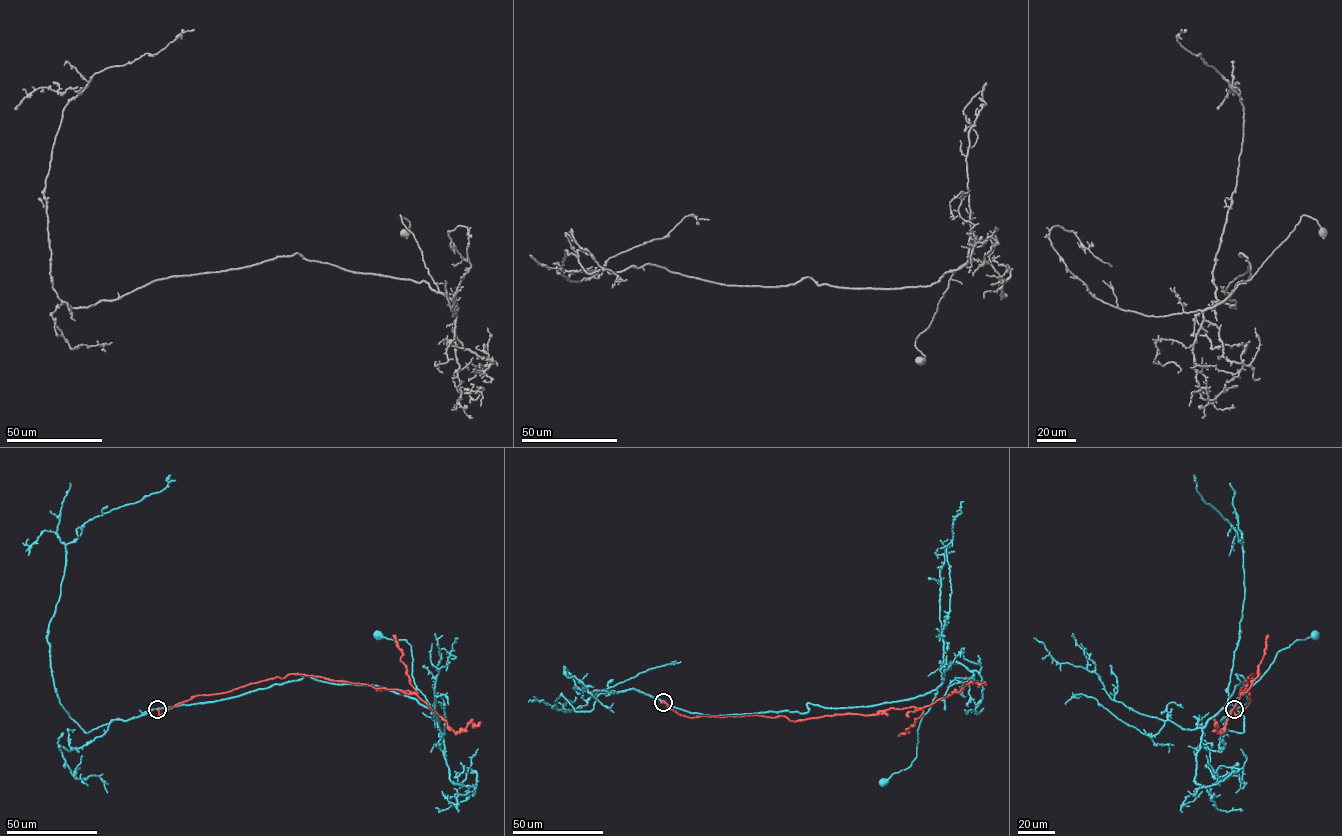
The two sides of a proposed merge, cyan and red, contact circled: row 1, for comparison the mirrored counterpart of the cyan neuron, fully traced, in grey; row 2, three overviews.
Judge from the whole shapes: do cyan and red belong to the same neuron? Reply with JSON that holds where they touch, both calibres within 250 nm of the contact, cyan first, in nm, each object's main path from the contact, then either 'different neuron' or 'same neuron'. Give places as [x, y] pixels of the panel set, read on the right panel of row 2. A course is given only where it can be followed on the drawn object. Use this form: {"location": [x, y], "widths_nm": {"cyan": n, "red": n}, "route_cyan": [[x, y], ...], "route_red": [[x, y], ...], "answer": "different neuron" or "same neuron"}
{"location": [1234, 709], "widths_nm": {"cyan": 320, "red": 600}, "route_cyan": [[1234, 709], [1248, 702], [1246, 680], [1235, 675], [1240, 684], [1222, 708], [1259, 679], [1276, 654], [1315, 635]], "route_red": [[1234, 709], [1238, 715], [1250, 702], [1248, 677], [1253, 674], [1240, 689], [1223, 732], [1216, 732], [1217, 722]], "answer": "different neuron"}

